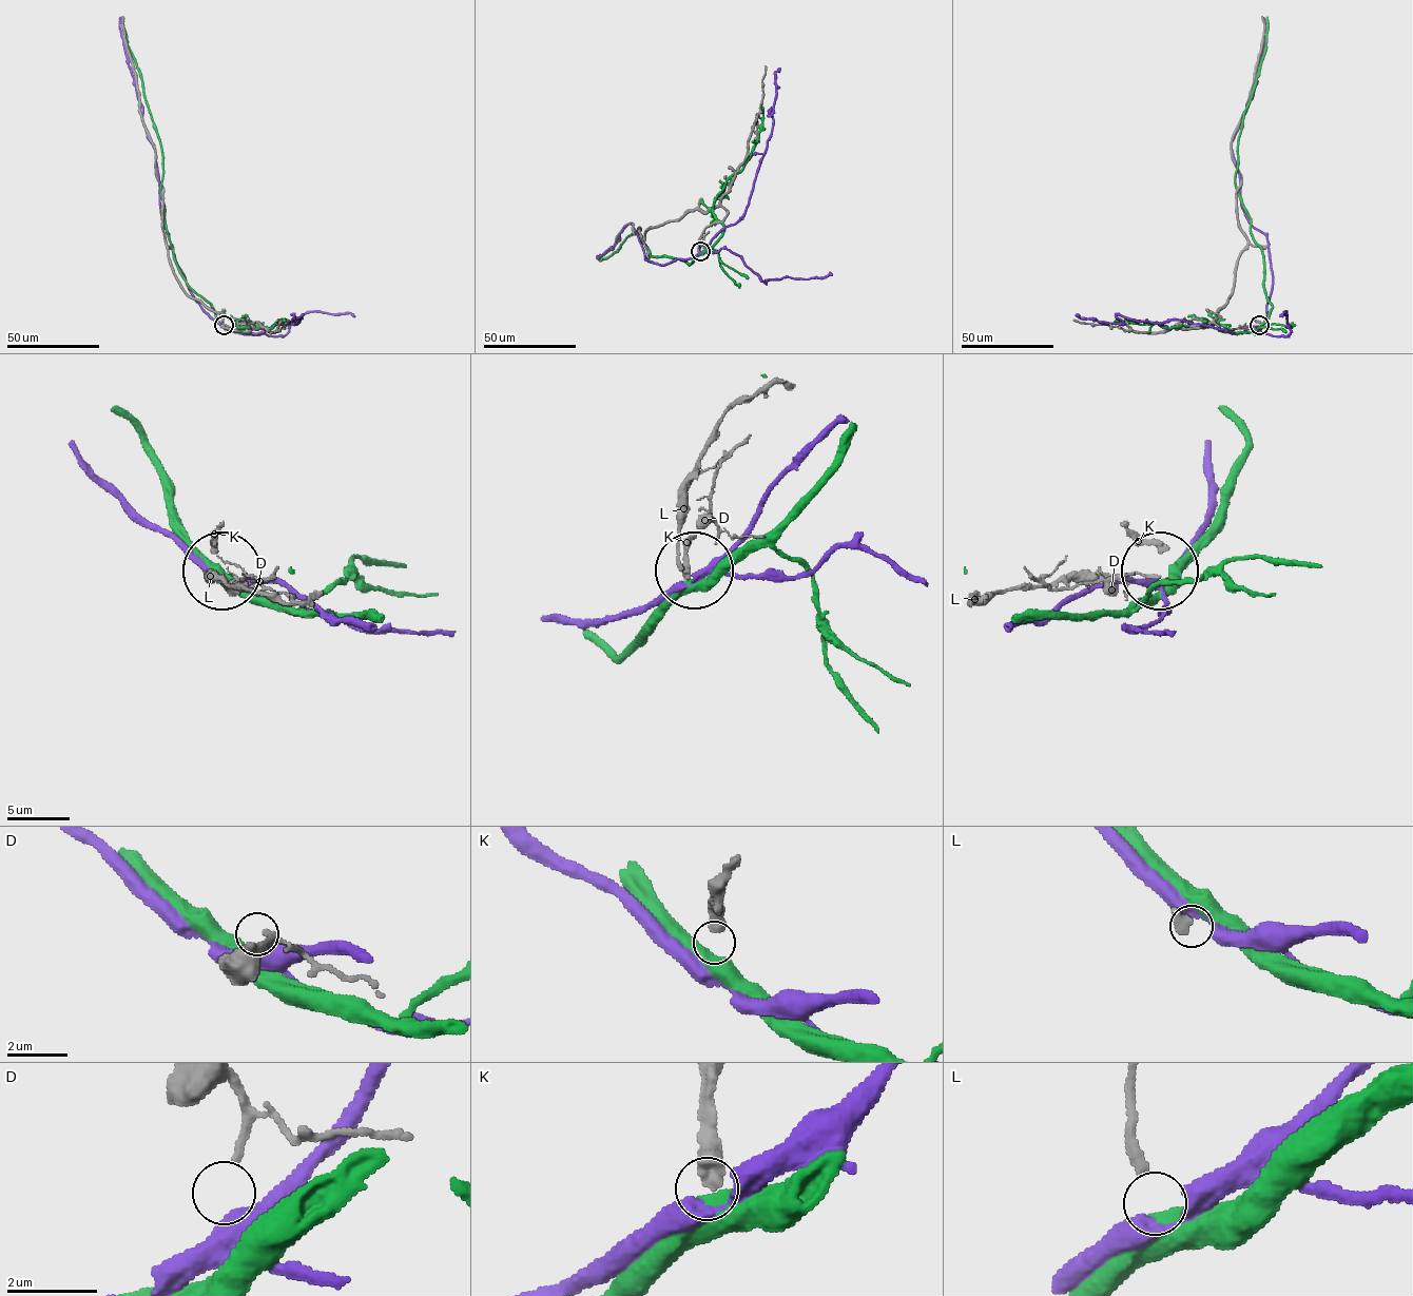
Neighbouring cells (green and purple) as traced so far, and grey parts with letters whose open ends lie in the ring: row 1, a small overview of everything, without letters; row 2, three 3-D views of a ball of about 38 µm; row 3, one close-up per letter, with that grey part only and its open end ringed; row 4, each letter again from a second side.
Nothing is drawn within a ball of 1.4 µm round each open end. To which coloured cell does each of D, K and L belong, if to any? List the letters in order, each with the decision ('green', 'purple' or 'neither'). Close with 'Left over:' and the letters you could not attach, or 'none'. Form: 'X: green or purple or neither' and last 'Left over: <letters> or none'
D: neither
K: green
L: neither
Left over: D, L

